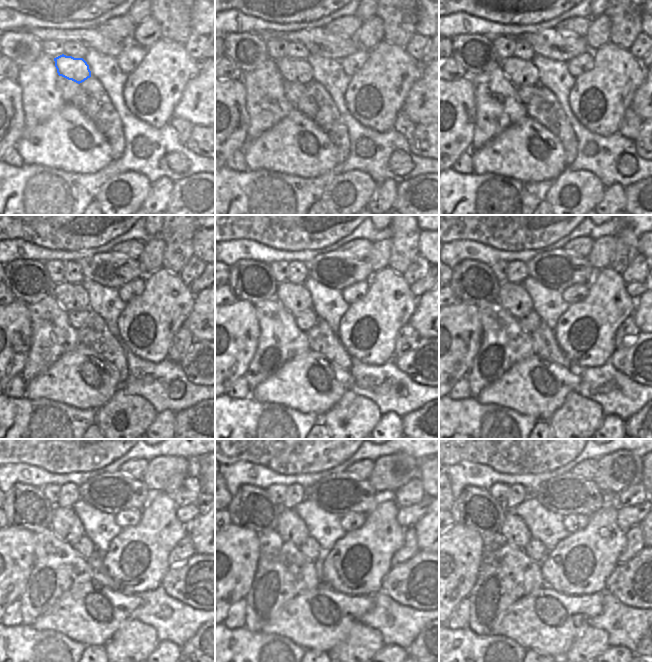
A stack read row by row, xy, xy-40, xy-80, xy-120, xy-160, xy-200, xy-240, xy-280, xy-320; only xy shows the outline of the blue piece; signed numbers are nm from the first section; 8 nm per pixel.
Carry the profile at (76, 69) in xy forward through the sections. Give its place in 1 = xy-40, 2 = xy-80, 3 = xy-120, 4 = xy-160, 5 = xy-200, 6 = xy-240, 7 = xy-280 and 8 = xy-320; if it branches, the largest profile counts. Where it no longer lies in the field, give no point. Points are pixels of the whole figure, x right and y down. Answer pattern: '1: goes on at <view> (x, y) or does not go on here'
1: goes on at xy-40 (299, 71)
2: goes on at xy-80 (520, 72)
3: goes on at xy-120 (71, 297)
4: goes on at xy-160 (295, 298)
5: goes on at xy-200 (514, 298)
6: goes on at xy-240 (65, 524)
7: goes on at xy-280 (290, 527)
8: goes on at xy-320 (514, 530)

